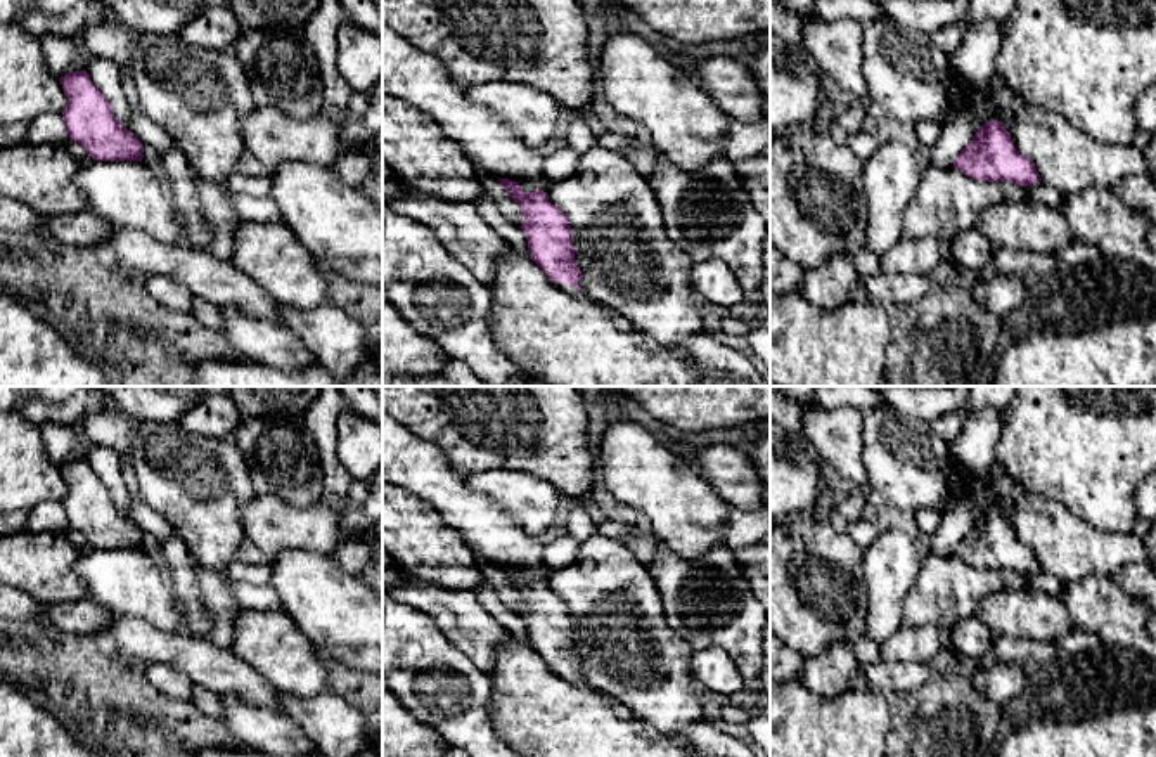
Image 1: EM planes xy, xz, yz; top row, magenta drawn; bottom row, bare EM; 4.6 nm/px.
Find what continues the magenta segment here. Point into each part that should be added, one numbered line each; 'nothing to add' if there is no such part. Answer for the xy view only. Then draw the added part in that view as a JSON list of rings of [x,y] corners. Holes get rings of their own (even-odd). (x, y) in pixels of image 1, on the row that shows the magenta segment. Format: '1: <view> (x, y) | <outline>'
nothing to add

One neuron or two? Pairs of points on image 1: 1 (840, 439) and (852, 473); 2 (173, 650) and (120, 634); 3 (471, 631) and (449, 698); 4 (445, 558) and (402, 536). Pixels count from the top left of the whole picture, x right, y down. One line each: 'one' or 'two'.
1: one
2: one
3: two
4: one

